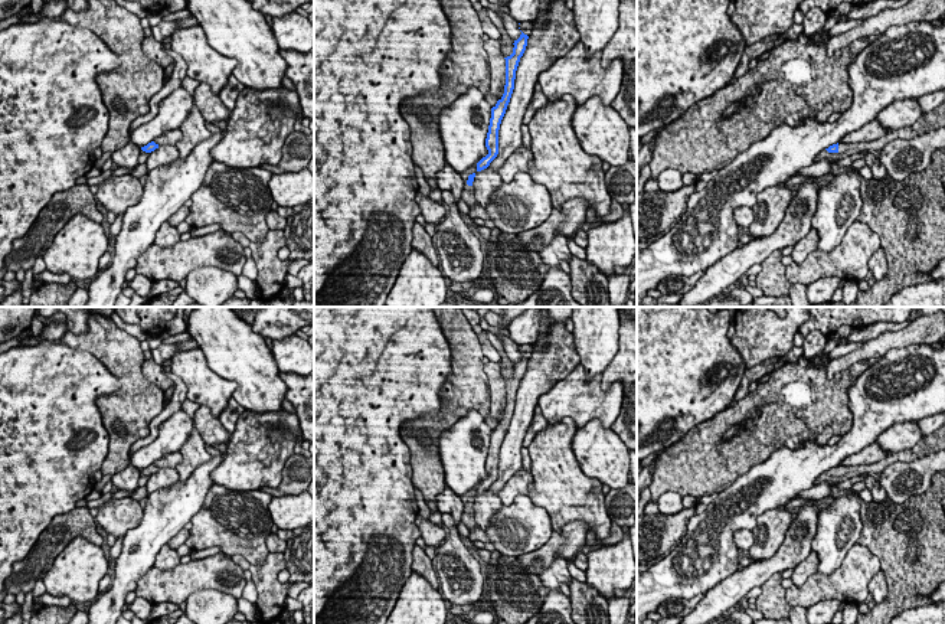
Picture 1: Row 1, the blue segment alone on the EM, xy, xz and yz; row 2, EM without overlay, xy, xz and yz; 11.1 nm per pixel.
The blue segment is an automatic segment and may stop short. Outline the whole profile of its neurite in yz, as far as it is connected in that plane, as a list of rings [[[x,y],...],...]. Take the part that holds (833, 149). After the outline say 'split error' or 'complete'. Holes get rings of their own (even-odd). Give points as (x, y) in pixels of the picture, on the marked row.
[[[945,101],[935,110],[922,114],[910,127],[903,127],[897,131],[887,133],[886,135],[873,141],[833,144],[828,148],[821,150],[815,156],[814,161],[828,160],[834,163],[860,151],[880,151],[887,143],[896,138],[912,140],[942,127],[945,127]]]; split error

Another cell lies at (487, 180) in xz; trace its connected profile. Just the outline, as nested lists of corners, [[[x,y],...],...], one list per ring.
[[[488,167],[477,171],[472,182],[477,203],[485,209],[490,203],[493,192],[497,190],[501,184],[503,180],[498,171],[494,171]]]

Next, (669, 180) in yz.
[[[666,169],[660,173],[658,189],[663,192],[676,192],[683,187],[683,174],[674,169]]]

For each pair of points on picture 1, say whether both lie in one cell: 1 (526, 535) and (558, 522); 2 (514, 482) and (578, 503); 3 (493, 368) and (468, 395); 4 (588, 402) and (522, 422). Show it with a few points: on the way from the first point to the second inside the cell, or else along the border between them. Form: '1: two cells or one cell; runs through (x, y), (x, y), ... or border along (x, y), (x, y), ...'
1: two cells; border along (530, 499), (548, 513), (553, 528)
2: two cells; border along (530, 471), (532, 482), (527, 495)
3: two cells; border along (483, 365), (490, 408)
4: two cells; border along (561, 379), (536, 404)

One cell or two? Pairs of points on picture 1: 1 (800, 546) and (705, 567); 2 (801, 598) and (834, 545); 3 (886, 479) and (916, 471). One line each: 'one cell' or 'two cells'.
1: two cells
2: two cells
3: one cell

